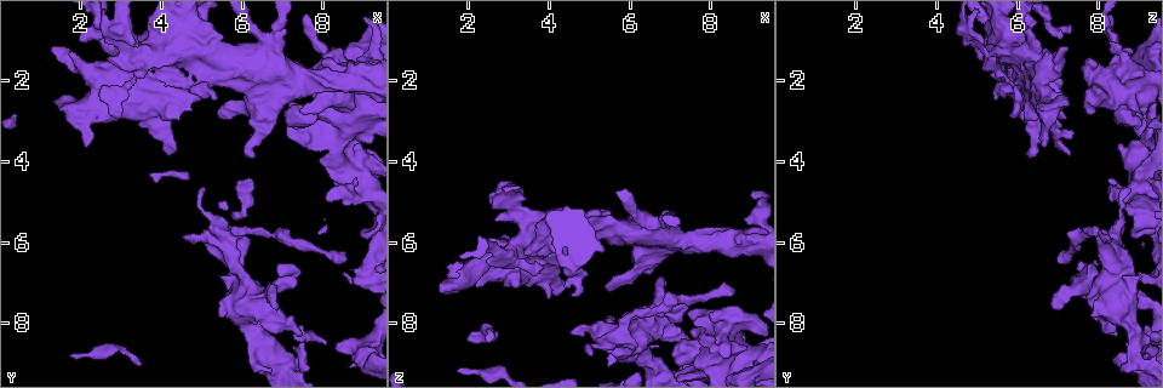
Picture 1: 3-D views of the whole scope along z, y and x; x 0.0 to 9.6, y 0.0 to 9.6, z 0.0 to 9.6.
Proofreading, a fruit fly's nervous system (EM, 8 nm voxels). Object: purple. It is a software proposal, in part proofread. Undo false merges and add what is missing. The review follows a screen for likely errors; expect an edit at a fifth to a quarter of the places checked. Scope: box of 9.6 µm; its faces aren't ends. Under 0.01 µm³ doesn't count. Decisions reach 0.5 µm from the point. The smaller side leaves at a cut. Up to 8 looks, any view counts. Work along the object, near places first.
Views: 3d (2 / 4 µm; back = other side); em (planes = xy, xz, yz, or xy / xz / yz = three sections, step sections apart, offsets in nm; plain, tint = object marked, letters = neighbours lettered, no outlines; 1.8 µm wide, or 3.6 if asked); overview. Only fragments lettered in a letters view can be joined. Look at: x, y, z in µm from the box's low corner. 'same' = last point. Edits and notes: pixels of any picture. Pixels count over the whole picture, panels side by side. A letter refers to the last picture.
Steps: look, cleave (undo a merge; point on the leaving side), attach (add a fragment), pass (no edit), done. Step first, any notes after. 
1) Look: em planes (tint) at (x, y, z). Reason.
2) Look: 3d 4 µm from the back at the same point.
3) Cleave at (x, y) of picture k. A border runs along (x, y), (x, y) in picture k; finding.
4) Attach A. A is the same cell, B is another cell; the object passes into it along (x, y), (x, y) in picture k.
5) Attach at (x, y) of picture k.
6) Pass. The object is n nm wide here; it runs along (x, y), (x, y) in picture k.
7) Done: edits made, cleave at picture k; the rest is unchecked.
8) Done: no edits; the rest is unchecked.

Look: 3d 4 µm at (6.50, 3.05, 6.40). Abrupt turn.

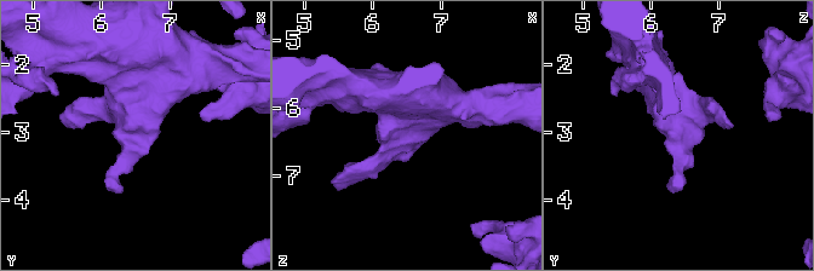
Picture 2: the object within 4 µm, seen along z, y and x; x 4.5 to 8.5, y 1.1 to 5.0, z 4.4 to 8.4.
Look: em planes (letters) at (6.50, 3.15, 6.40). Now the EM.

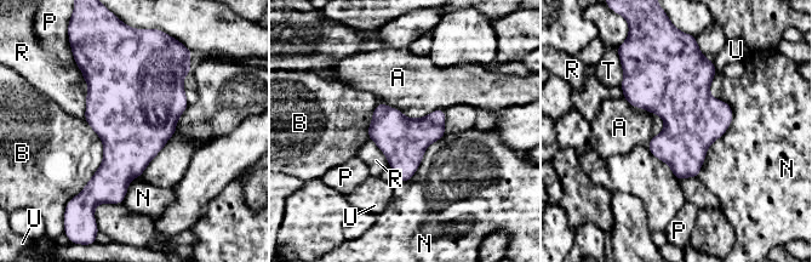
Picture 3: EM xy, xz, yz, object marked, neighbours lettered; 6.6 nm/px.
Pass. A, B, N, P, R, T and U are other cells; a border runs along (623, 96), (651, 114) in picture 3; one cell here.

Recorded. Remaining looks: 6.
Look: em planes (letters) at (8.65, 2.00, 8.05).

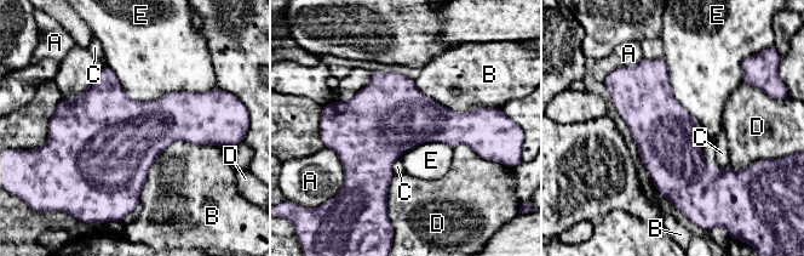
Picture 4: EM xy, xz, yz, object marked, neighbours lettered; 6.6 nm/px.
Pass. The object is 440 nm wide here; A, B, C, D and E are other cells; a border runs along (105, 63), (136, 101), (210, 89) in picture 4; all the same cell.

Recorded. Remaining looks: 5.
Look: em 3.6 µm xy step 8 (tint) at (8.85, 4.10, 9.10).

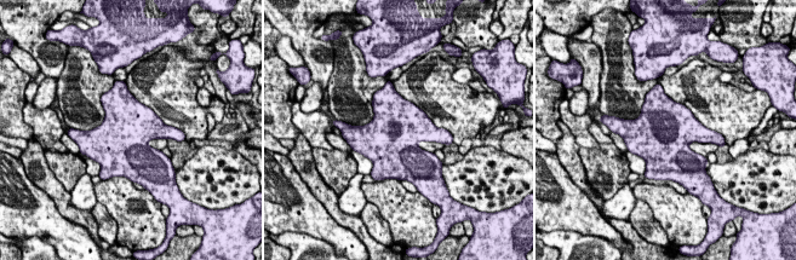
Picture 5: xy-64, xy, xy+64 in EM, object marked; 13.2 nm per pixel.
Look: em 3.6 µm planes (letters) at the same point. Cut it another way.

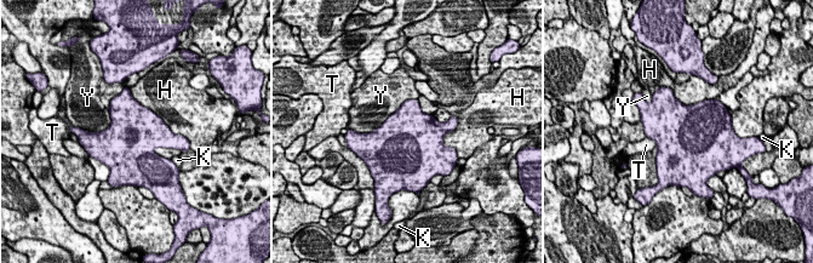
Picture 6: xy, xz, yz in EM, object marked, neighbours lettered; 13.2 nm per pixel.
Pass. The object is 700 nm wide here; H, K, T and Y are other cells; a border runs along (646, 136), (657, 146) in picture 6; one cell here.

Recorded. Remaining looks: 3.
Done: no edits; the rest is unchecked.

